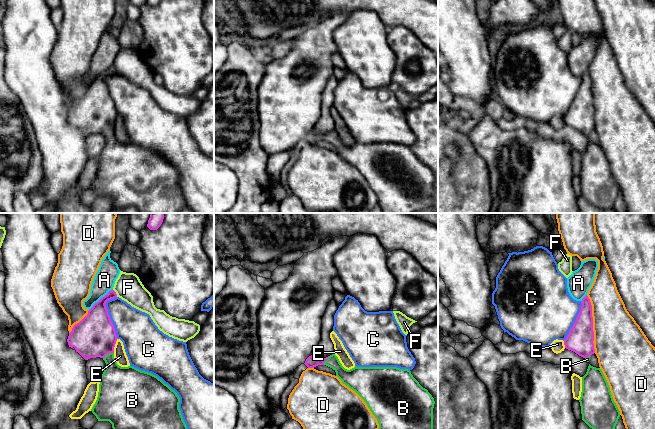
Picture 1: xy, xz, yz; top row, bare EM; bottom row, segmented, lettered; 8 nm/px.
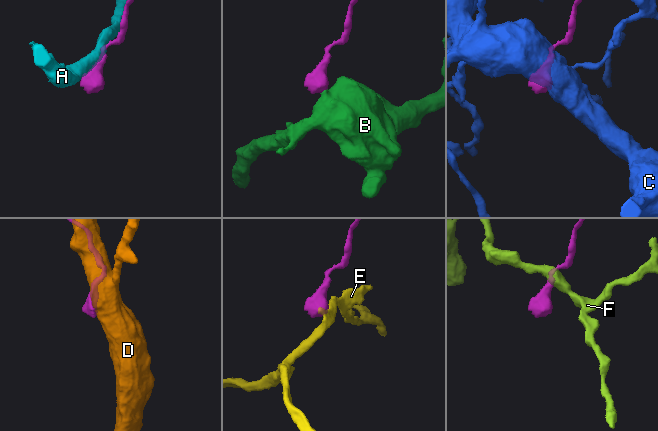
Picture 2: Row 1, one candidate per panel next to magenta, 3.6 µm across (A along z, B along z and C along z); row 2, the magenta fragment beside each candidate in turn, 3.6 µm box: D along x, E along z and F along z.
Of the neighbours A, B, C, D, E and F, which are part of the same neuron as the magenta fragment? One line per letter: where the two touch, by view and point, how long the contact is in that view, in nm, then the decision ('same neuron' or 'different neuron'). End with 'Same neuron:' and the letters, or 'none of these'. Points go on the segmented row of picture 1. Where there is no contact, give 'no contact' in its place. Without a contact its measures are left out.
A: xy (101, 298) | 260 nm | different neuron
B: xy (108, 353) | 100 nm | same neuron
C: xy (108, 315) | 340 nm | different neuron
D: yz (592, 324) | 460 nm | different neuron
E: xy (114, 345) | 120 nm | different neuron
F: xy (115, 293) | 80 nm | different neuron
Same neuron: B

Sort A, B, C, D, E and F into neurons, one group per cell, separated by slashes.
A / B / C / D / E / F

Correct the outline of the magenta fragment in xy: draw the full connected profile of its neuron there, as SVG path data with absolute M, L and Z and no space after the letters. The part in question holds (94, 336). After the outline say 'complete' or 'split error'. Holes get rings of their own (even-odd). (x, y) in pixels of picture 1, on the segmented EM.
M113 289L109 291L93 305L79 323L73 326L67 339L69 347L74 347L85 360L100 357L106 363L106 368L100 378L98 397L91 409L92 413L98 421L109 421L113 429L187 429L179 409L180 398L174 390L151 373L133 366L121 367L115 361L114 347L118 338L105 304L116 297L117 294Z; split error

